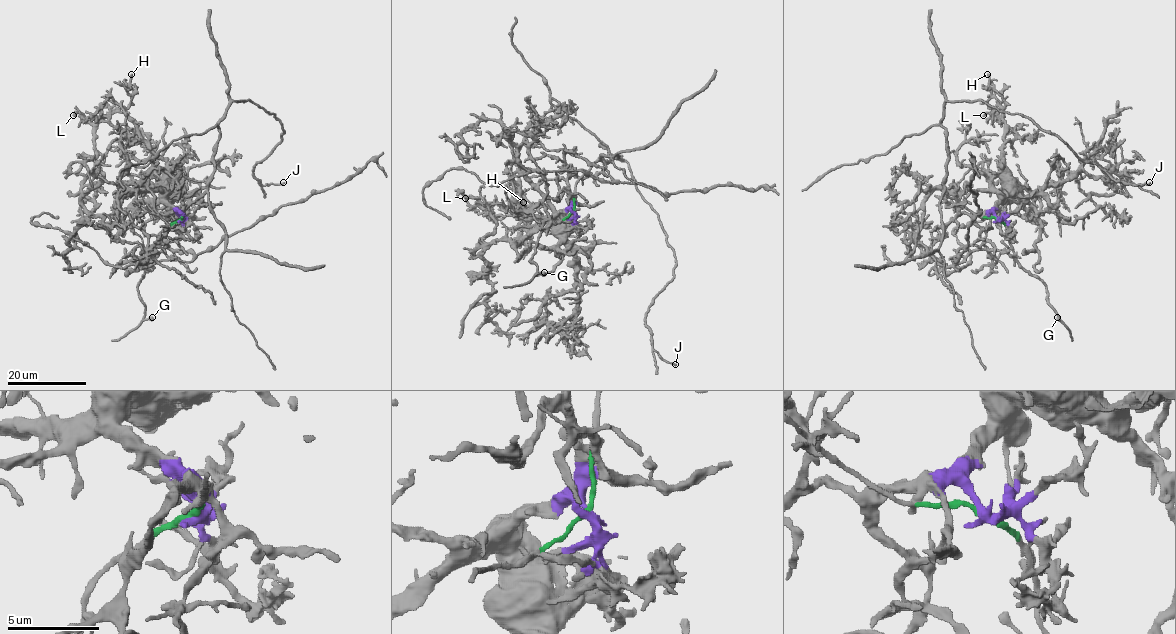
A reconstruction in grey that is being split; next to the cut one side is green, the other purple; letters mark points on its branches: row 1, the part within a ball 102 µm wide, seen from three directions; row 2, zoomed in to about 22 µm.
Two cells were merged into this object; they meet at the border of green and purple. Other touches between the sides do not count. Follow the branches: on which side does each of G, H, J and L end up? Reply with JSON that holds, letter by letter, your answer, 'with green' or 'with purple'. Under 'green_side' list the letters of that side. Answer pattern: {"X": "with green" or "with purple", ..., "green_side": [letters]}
{"G": "with green", "H": "with purple", "J": "with green", "L": "with purple", "green_side": ["G", "J"]}

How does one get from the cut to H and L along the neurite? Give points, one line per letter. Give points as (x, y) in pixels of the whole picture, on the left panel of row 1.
H: (181, 219), (165, 200), (165, 161), (140, 135), (137, 124), (126, 111), (131, 99), (127, 87), (132, 74)
L: (181, 219), (165, 200), (165, 161), (151, 149), (125, 110), (108, 97), (93, 114), (86, 118), (73, 115)

